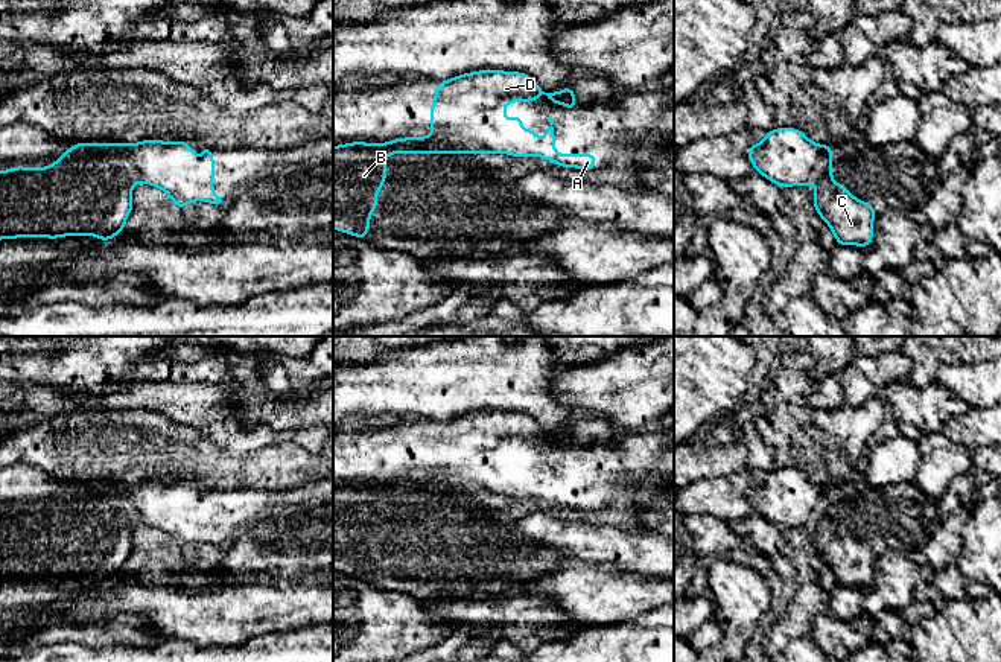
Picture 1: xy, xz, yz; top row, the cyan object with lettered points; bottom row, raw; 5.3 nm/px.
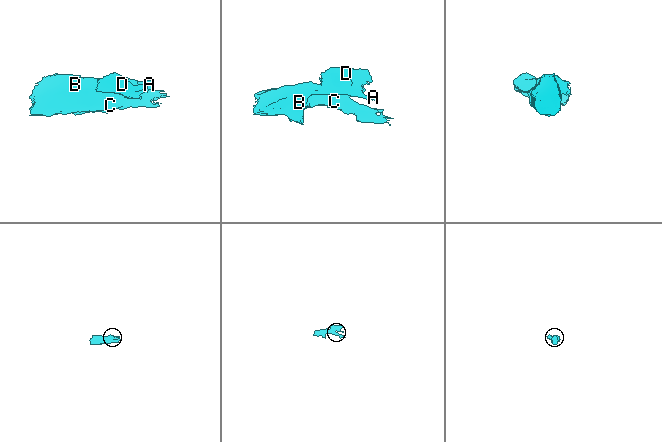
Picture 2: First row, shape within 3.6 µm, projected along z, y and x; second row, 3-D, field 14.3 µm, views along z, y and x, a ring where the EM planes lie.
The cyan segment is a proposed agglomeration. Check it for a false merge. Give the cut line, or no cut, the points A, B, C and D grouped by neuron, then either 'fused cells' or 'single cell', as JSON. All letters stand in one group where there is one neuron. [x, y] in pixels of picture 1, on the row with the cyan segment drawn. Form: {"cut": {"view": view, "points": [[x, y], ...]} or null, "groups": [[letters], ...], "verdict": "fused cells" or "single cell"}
{"cut": {"view": "xz", "points": [[440, 133], [469, 137], [495, 151]]}, "groups": [["A", "D"], ["B", "C"]], "verdict": "fused cells"}

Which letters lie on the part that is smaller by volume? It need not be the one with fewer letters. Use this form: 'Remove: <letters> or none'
Remove: A, D

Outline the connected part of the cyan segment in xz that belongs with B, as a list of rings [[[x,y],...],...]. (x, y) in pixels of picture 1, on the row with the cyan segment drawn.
[[[453,134],[333,146],[335,230],[368,237],[370,215],[377,208],[377,190],[383,189],[389,173],[383,161],[391,154],[494,154],[494,151]]]

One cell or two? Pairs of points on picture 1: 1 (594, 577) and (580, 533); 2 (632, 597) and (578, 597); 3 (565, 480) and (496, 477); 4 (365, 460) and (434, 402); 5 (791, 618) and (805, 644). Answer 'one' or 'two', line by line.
1: two
2: one
3: one
4: two
5: two

